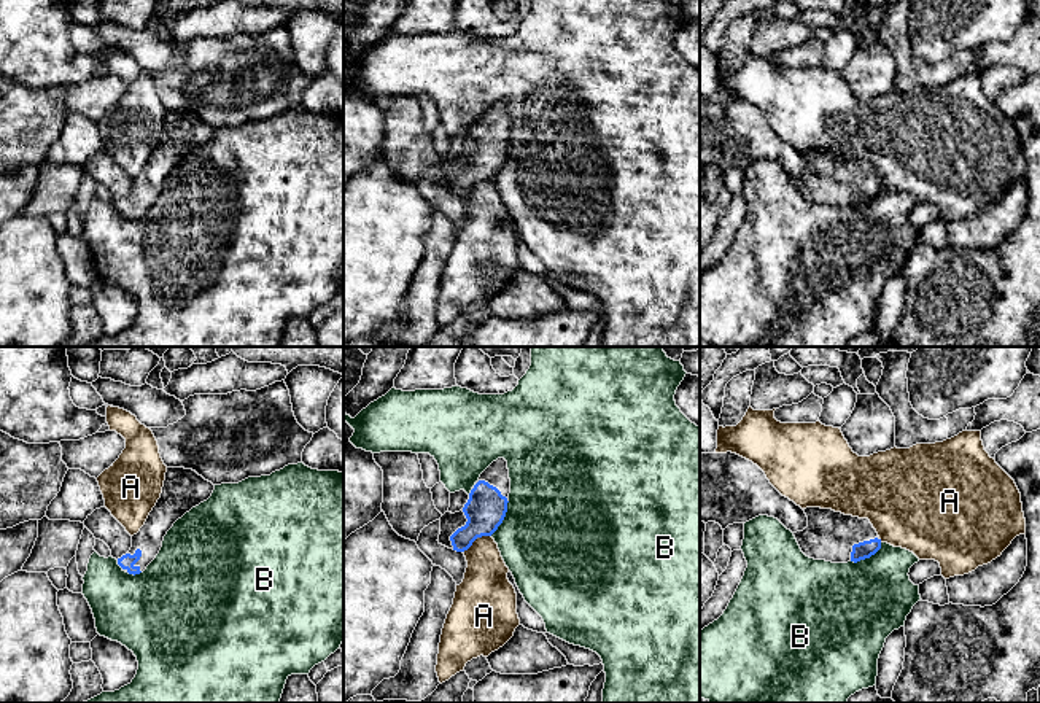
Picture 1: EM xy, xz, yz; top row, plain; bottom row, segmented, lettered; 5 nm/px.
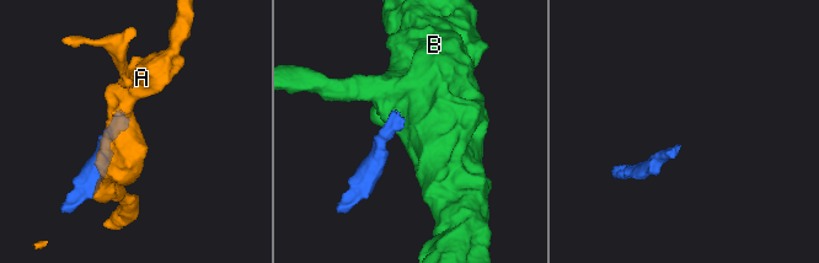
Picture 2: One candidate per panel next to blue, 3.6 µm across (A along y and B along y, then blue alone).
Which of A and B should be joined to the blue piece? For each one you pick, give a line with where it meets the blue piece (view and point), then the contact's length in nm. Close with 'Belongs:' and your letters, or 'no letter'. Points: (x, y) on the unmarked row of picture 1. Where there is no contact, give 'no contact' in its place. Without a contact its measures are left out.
Belongs: no letter

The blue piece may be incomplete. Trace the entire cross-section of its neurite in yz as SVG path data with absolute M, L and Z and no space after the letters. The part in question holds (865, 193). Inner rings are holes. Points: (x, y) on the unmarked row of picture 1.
M806 151L808 170L794 177L801 196L832 207L860 205L881 192L881 183L868 162L832 153Z

